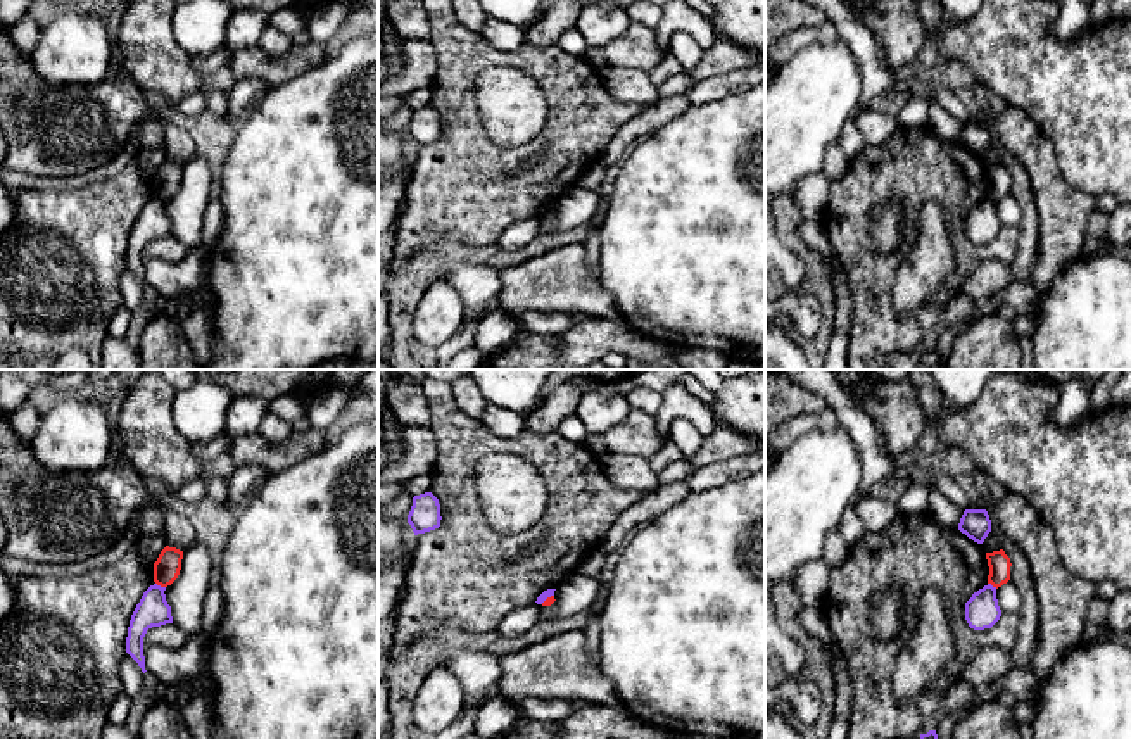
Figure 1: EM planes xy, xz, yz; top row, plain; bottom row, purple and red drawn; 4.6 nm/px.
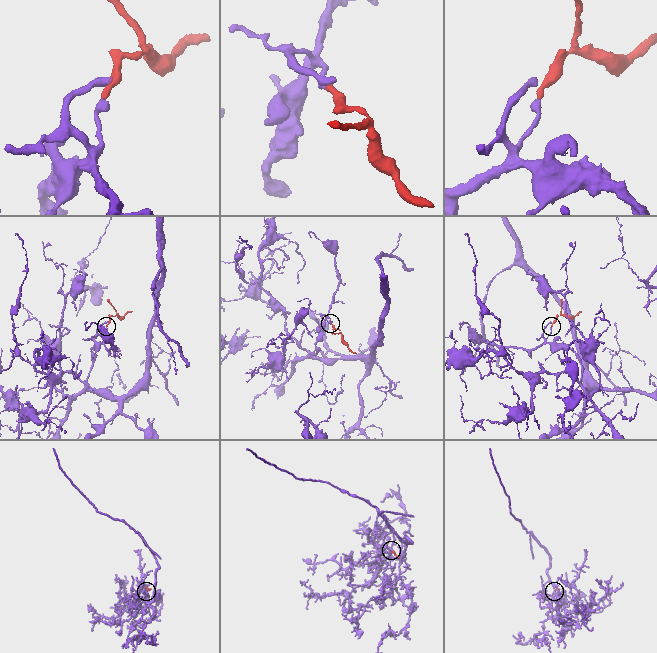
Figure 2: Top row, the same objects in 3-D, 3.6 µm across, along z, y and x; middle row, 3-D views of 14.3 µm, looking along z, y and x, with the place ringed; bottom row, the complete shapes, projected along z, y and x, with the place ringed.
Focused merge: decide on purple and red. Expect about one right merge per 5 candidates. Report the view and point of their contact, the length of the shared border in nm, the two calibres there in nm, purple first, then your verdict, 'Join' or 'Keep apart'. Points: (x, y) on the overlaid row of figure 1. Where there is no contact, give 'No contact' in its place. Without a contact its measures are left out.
Touches purple at xy (159, 586). Shared border 50 nm. Thickness 150 nm (purple) against 120 nm. Keep apart

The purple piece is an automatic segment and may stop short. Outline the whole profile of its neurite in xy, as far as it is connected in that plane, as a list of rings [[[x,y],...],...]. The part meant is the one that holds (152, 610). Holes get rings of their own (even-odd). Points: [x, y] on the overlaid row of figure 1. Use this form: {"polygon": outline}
{"polygon": [[[150,585],[136,604],[126,637],[126,653],[145,673],[143,637],[148,628],[173,623],[171,606],[166,601],[166,587]]]}

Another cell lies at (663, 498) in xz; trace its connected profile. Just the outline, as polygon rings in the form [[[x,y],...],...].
[[[687,482],[660,485],[629,508],[604,535],[599,551],[611,554],[618,551],[623,539],[642,523],[651,521],[663,511],[673,508],[691,494]]]

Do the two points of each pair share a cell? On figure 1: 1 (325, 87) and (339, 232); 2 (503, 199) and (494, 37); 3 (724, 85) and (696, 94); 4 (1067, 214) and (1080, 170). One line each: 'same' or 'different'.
1: same
2: different
3: same
4: different

